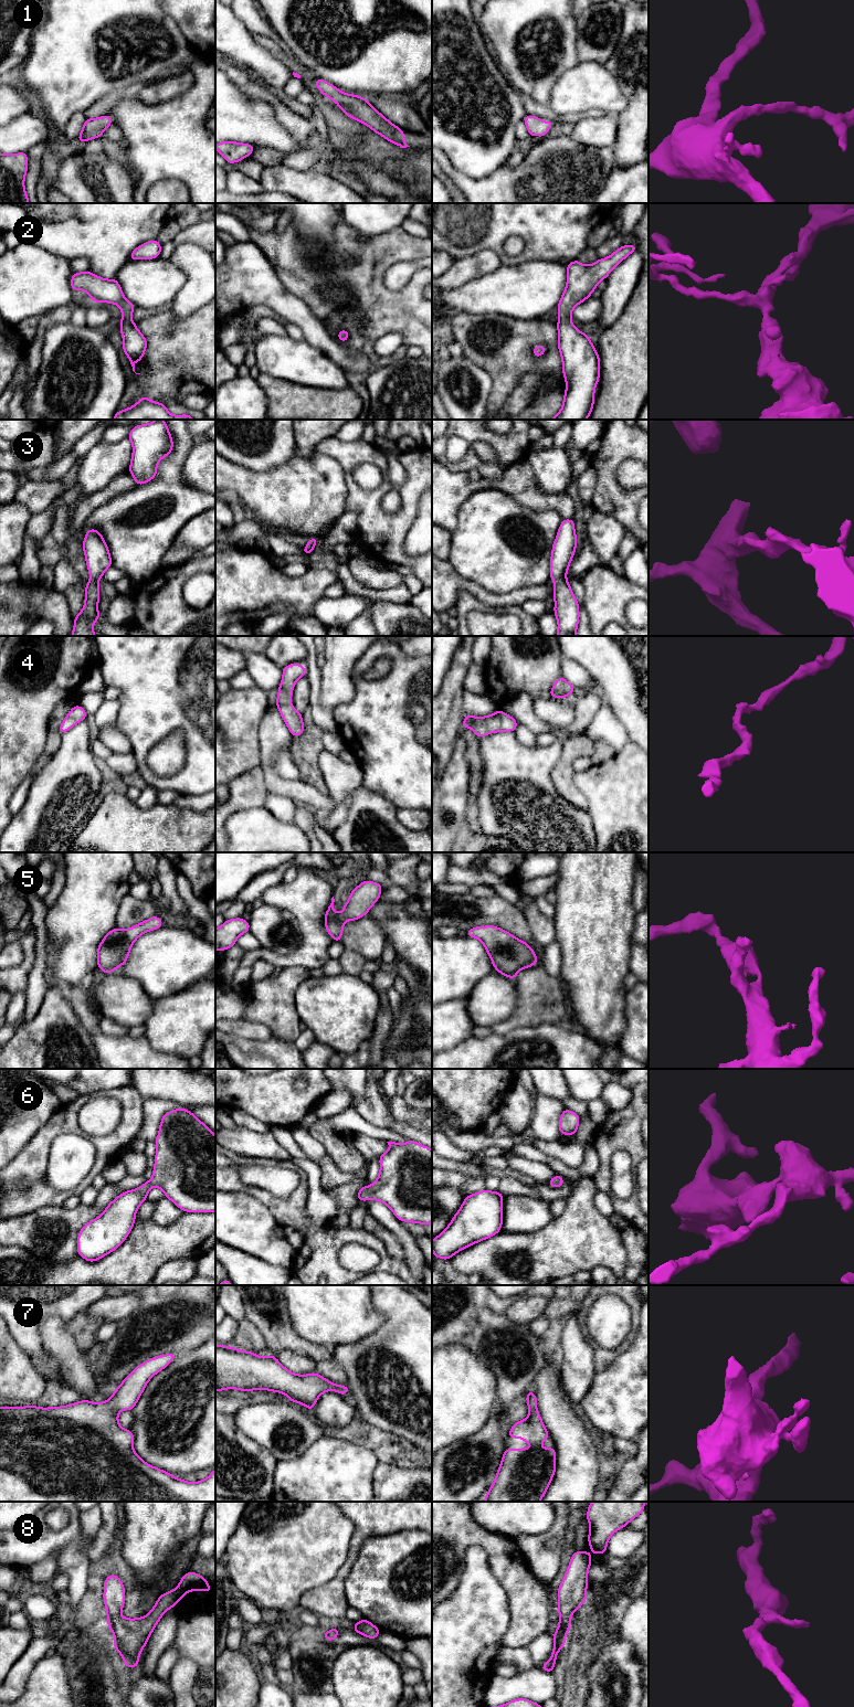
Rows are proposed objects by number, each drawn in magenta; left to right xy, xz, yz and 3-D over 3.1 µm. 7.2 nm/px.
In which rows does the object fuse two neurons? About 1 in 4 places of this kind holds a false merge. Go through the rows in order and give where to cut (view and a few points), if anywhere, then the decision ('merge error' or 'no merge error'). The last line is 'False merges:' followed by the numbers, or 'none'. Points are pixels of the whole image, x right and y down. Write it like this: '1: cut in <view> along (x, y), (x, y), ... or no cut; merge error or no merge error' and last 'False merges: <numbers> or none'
1: no cut; no merge error
2: no cut; no merge error
3: no cut; no merge error
4: no cut; no merge error
5: no cut; no merge error
6: no cut; no merge error
7: no cut; no merge error
8: no cut; no merge error
False merges: none

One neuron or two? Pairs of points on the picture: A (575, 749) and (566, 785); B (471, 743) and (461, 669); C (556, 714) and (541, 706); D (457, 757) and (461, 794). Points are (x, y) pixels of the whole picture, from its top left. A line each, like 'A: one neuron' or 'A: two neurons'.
A: one neuron
B: two neurons
C: one neuron
D: one neuron

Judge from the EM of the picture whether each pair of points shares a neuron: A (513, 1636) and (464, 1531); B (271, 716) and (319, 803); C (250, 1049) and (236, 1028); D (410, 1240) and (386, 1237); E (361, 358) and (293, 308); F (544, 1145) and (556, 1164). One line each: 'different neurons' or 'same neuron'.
A: same neuron
B: same neuron
C: different neurons
D: different neurons
E: same neuron
F: different neurons

